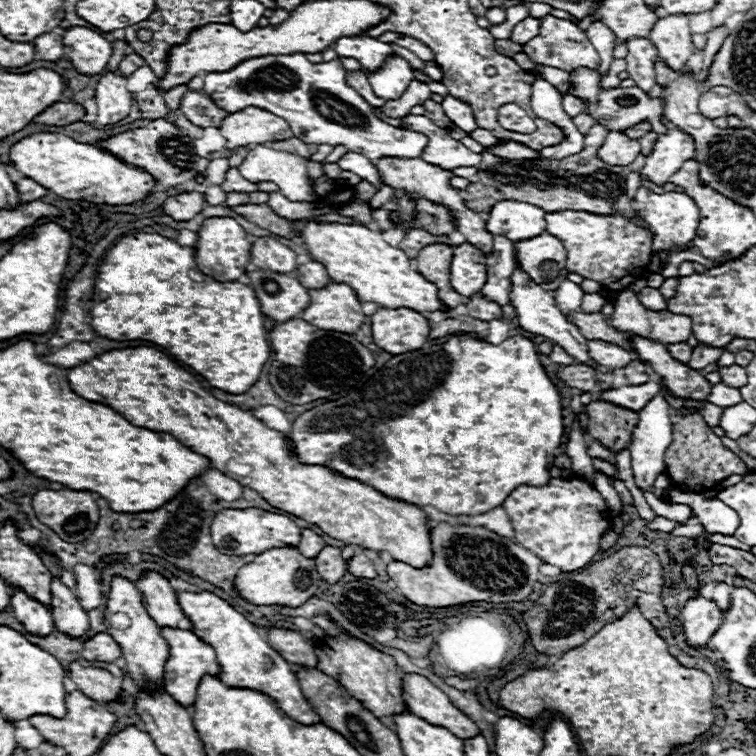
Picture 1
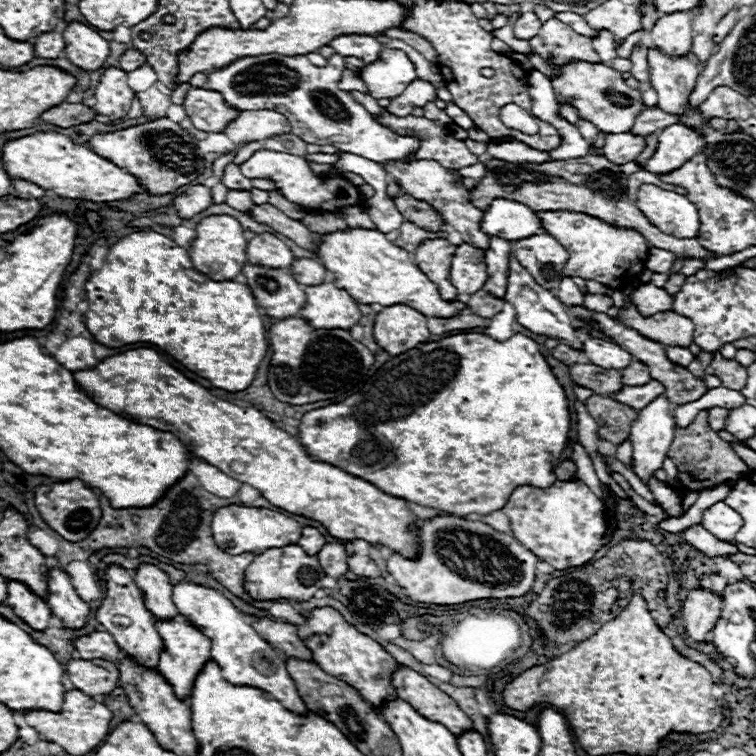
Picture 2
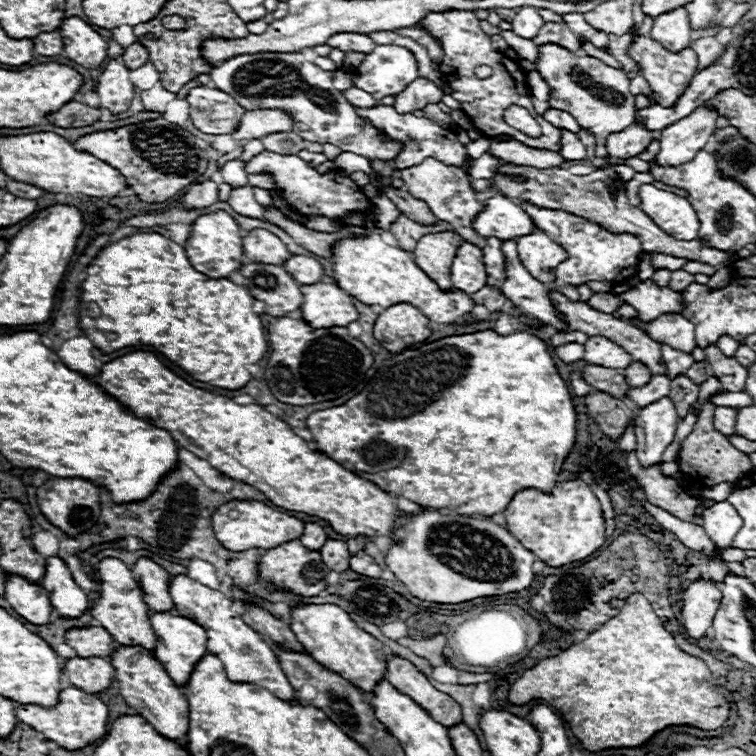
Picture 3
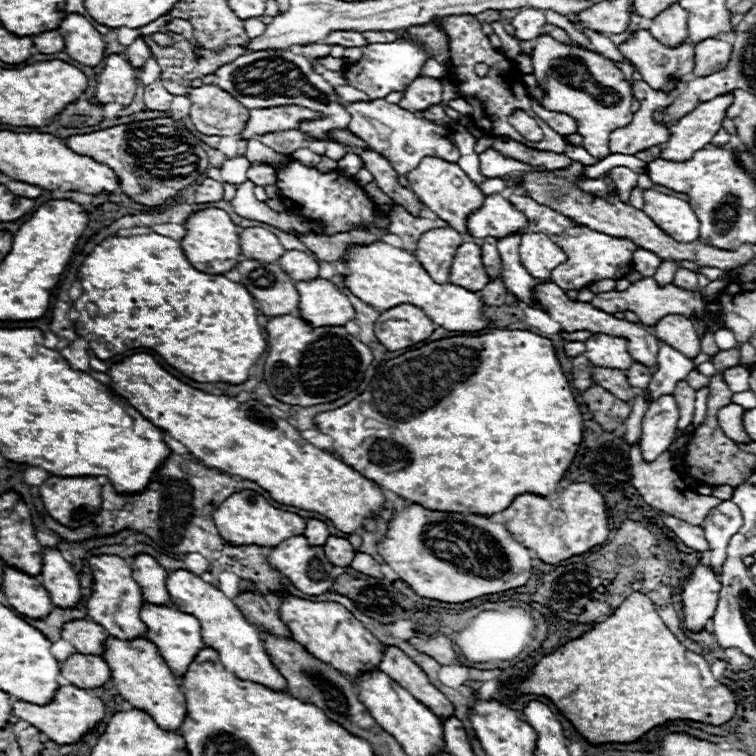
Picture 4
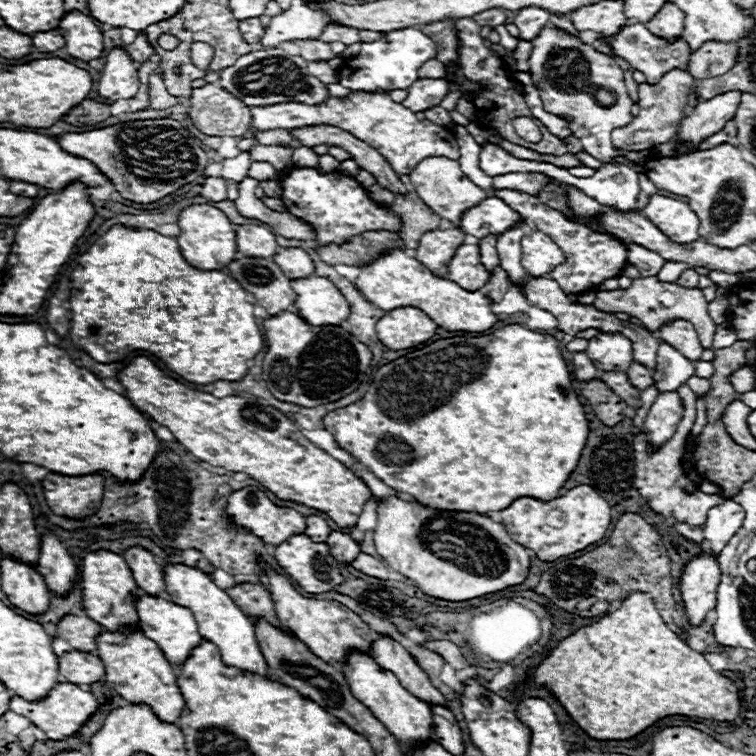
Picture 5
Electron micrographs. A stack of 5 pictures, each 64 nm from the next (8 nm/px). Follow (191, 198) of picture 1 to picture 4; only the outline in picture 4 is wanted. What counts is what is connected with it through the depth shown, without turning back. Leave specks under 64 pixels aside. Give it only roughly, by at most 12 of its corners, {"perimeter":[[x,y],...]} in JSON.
{"perimeter":[[206,178],[196,186],[196,202],[218,202],[224,184]]}

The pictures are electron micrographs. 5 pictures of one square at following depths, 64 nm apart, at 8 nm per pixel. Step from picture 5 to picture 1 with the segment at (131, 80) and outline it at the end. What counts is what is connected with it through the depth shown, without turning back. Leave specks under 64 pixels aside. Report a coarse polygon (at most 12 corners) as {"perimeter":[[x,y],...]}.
{"perimeter":[[106,72],[96,84],[94,128],[128,116],[126,76]]}

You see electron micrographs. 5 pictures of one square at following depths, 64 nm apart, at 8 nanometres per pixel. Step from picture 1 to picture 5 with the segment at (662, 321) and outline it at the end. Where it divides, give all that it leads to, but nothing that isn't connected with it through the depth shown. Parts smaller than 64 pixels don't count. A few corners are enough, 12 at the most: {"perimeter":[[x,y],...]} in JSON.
{"perimeter":[[686,320],[666,324],[660,338],[692,362],[704,348]]}

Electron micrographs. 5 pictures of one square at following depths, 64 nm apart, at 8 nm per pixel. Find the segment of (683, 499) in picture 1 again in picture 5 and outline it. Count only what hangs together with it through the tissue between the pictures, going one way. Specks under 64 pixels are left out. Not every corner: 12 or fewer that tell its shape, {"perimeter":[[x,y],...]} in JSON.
{"perimeter":[[726,500],[704,522],[708,550],[718,552],[742,526],[744,510]]}

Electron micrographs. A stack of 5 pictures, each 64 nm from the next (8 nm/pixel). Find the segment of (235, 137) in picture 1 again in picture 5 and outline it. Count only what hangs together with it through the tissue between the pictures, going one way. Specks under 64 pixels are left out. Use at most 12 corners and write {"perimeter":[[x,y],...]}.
{"perimeter":[[354,90],[322,104],[252,108],[252,130],[334,124],[396,174],[430,156],[460,158],[454,136]]}

